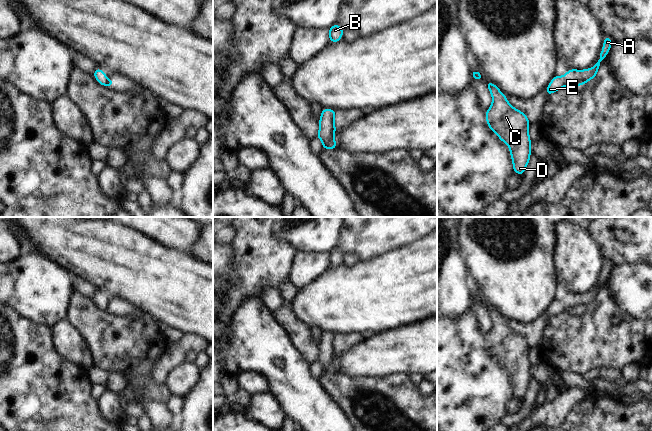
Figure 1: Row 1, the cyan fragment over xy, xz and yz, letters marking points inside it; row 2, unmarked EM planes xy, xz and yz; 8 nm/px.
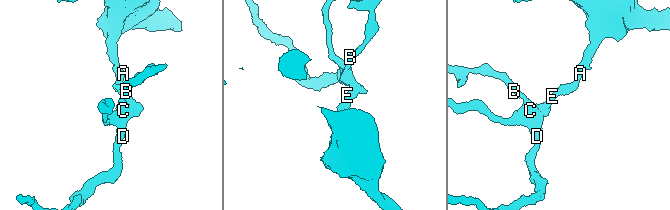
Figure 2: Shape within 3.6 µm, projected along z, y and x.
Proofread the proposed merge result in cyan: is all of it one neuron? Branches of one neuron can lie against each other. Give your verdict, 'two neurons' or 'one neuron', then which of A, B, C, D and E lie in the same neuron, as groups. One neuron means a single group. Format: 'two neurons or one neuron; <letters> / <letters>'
one neuron; A B C D E

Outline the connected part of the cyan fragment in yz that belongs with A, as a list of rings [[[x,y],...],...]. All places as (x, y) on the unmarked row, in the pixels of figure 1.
[[[604,259],[604,267],[598,286],[592,292],[584,294],[568,293],[564,301],[554,299],[550,308],[545,312],[547,320],[549,321],[552,317],[560,314],[565,310],[582,310],[586,306],[592,304],[595,300],[598,299],[600,286],[608,279],[612,269],[611,261]]]

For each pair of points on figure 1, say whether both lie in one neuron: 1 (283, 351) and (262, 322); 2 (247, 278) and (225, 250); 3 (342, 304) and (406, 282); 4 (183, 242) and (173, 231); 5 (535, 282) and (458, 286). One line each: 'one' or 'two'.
1: one
2: two
3: one
4: one
5: two

